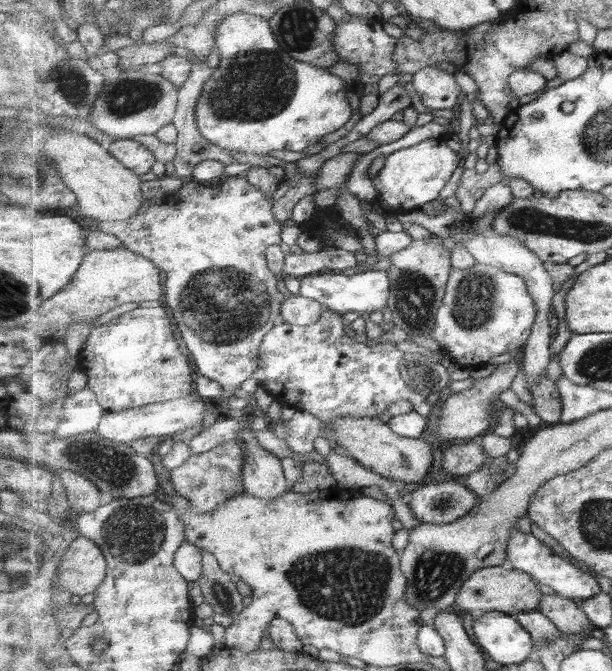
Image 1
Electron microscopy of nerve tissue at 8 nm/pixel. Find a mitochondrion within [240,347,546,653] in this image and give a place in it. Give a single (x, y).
(350, 587)

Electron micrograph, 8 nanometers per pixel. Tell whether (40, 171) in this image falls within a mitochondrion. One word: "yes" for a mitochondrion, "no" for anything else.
yes

